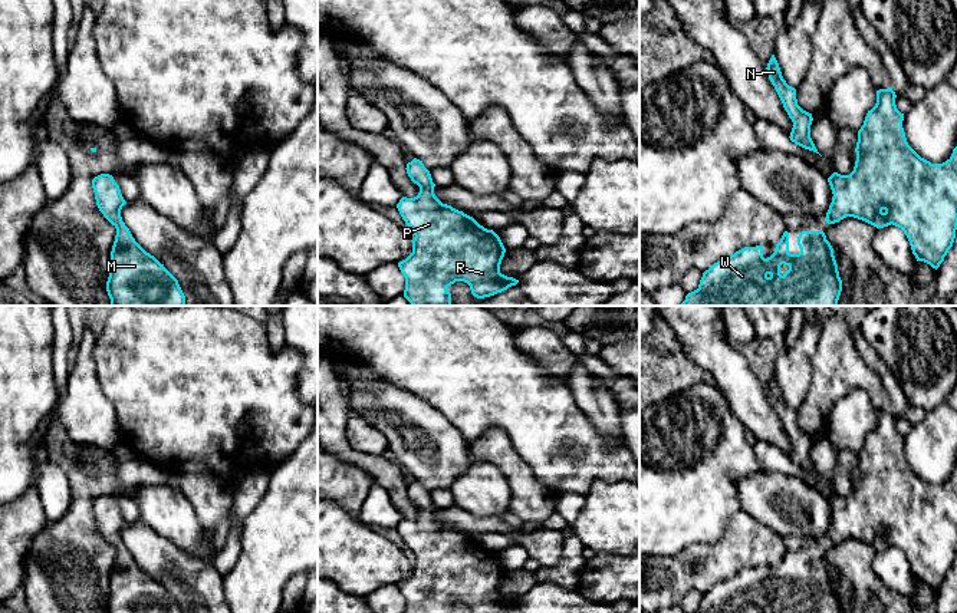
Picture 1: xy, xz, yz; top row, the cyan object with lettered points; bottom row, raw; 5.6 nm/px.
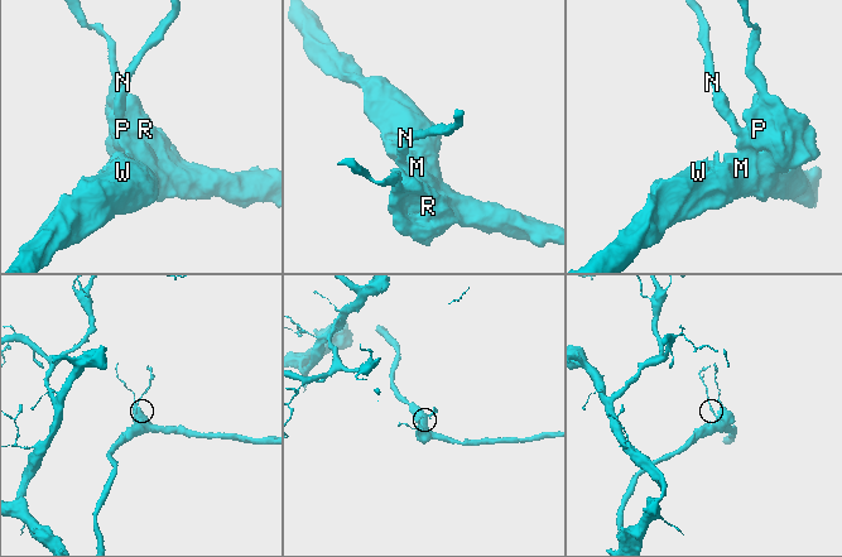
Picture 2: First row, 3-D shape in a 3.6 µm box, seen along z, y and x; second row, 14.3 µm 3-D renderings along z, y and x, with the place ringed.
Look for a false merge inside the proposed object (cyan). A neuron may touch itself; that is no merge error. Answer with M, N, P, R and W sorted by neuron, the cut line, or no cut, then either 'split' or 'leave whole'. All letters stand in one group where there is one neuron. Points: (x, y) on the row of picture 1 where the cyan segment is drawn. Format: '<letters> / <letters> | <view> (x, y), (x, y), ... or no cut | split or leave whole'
M N P R W | no cut | leave whole

